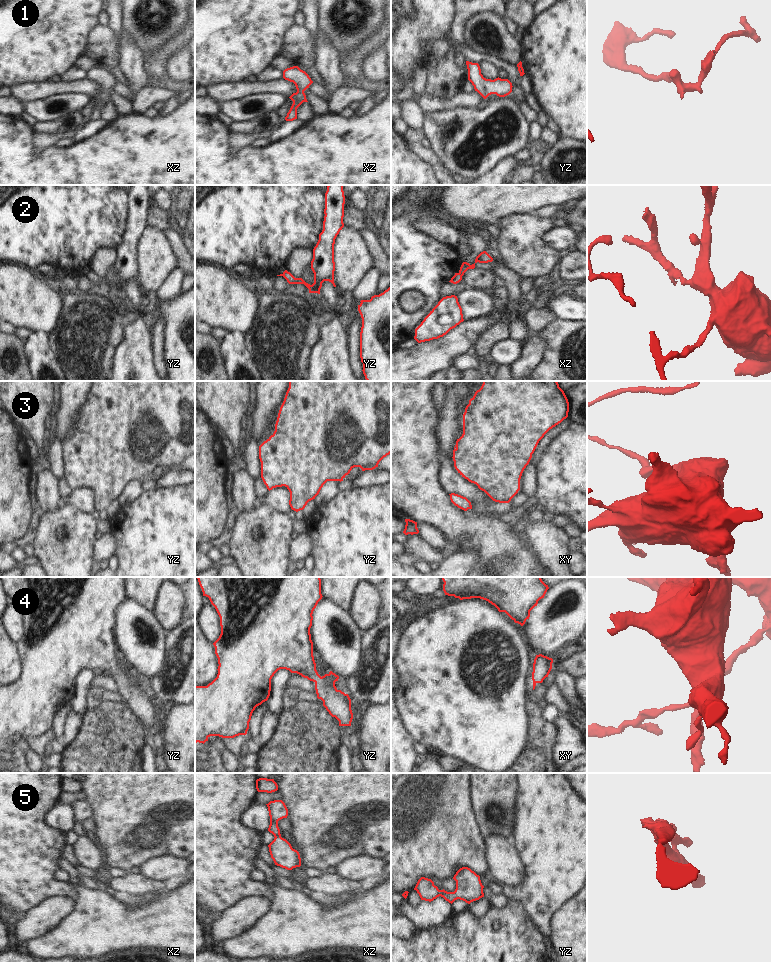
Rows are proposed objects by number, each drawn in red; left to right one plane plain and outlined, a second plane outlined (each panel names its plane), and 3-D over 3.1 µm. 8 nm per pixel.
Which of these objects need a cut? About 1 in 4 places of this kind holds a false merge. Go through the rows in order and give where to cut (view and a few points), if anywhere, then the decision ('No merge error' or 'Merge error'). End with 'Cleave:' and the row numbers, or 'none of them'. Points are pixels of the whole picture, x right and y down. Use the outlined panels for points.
1: No split. No merge error
2: Split along xz (458, 273), (461, 276). Merge error
3: No split. No merge error
4: No split. No merge error
5: No split. No merge error
Cleave: 2.

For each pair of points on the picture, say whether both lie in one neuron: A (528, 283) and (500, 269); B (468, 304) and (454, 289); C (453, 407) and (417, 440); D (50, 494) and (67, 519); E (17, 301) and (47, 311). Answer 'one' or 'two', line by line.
A: two
B: two
C: two
D: two
E: one

